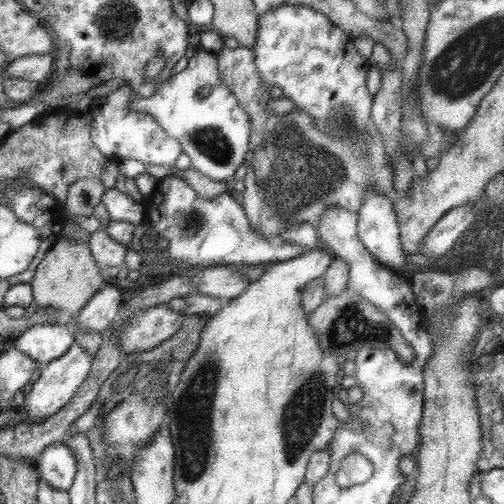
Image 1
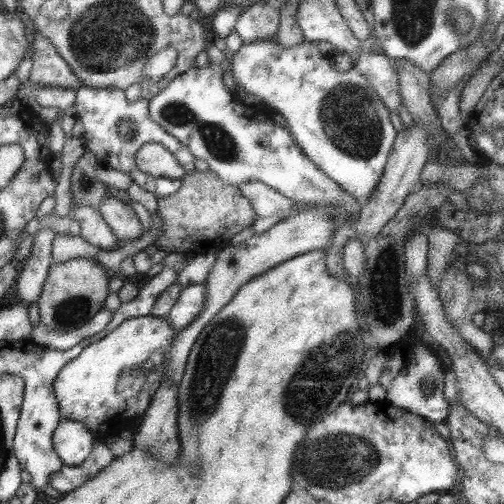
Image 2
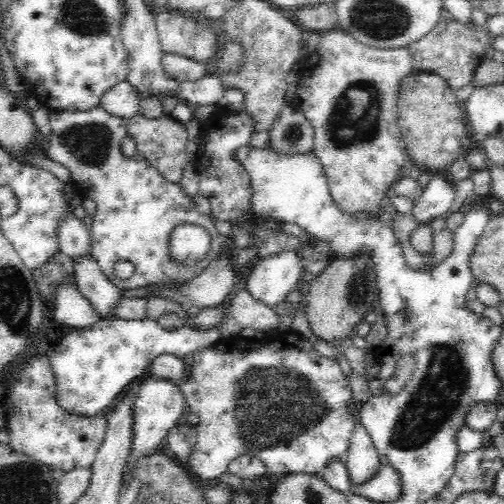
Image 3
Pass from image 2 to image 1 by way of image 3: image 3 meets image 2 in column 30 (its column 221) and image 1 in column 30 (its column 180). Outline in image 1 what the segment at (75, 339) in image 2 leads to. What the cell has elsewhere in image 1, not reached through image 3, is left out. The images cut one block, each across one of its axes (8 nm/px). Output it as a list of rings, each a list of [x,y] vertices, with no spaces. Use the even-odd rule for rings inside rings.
[[[57,322],[37,324],[19,334],[13,348],[21,350],[27,358],[39,366],[47,366],[55,358],[61,358],[75,342],[73,326],[59,326]]]

